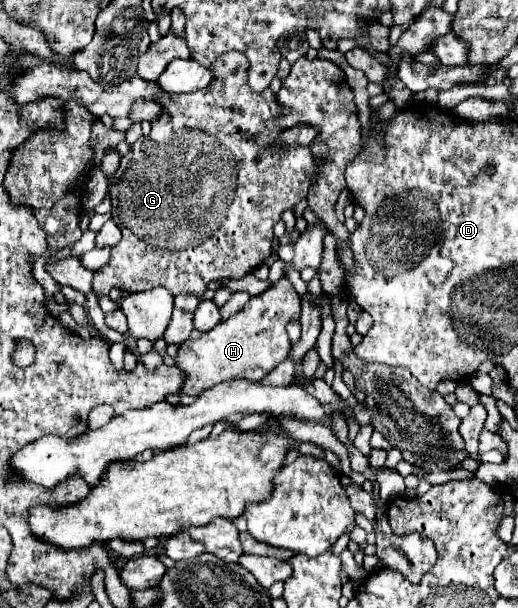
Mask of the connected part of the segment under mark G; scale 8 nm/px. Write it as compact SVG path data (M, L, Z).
M231 51L221 55L211 67L215 69L215 81L207 89L187 95L167 95L159 101L165 107L163 117L155 119L151 133L137 139L121 159L111 203L113 221L119 225L123 237L111 249L111 261L97 271L99 277L95 277L93 285L97 297L109 295L111 287L135 293L159 285L167 287L173 295L195 293L201 297L209 281L249 275L271 255L273 225L281 219L281 213L293 209L297 201L307 197L317 177L321 161L313 157L311 145L277 149L255 141L253 133L263 131L267 121L279 119L283 105L279 105L271 89L261 93L251 91L245 79L247 59Z

